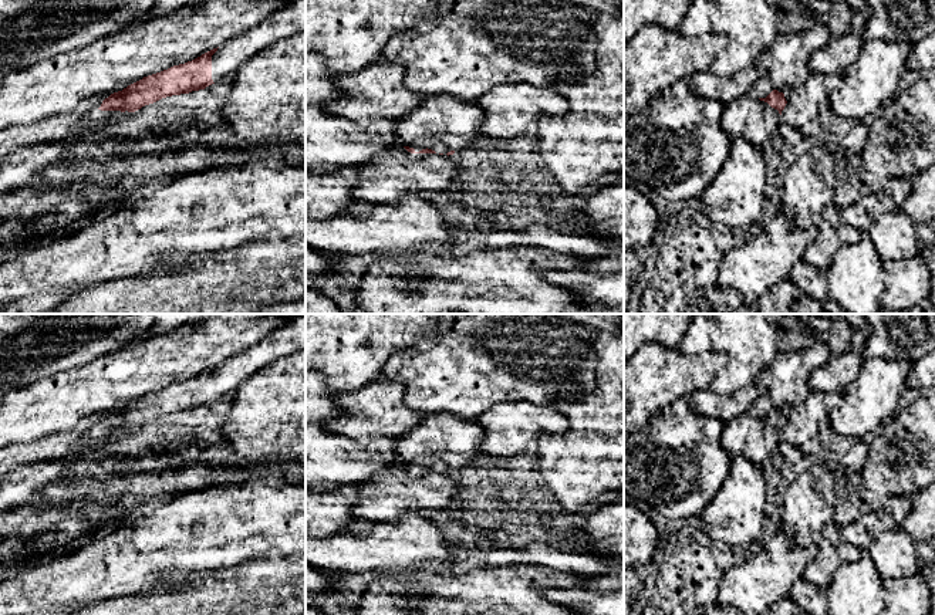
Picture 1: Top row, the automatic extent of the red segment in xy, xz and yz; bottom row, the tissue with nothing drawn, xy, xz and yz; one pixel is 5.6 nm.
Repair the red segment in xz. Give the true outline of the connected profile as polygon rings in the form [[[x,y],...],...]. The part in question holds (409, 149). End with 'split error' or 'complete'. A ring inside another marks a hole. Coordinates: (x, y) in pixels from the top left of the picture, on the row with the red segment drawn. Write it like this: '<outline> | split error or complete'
[[[448,94],[423,95],[421,107],[396,121],[399,145],[411,153],[453,155],[479,136],[480,107]]] | split error

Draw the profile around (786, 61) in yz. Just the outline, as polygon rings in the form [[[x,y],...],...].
[[[823,24],[804,33],[780,33],[755,65],[770,78],[774,89],[784,94],[807,80],[811,54],[826,47],[830,38],[830,31]]]

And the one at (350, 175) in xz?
[[[342,166],[335,173],[306,170],[306,216],[330,220],[355,202],[352,190],[358,182],[354,166]]]

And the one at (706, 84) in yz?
[[[746,68],[730,78],[718,77],[712,71],[698,72],[688,80],[692,92],[728,105],[747,94],[762,72]]]

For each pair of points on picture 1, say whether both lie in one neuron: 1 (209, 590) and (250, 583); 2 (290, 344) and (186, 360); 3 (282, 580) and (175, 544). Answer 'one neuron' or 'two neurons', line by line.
1: one neuron
2: two neurons
3: two neurons

